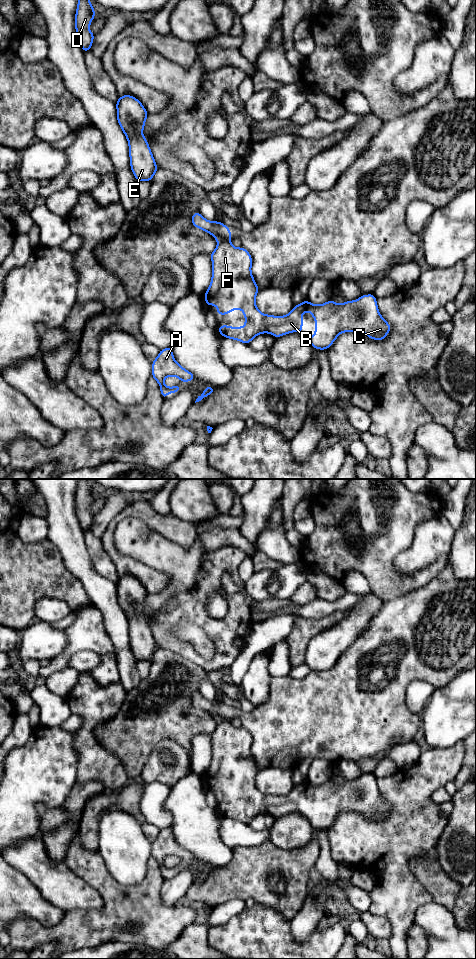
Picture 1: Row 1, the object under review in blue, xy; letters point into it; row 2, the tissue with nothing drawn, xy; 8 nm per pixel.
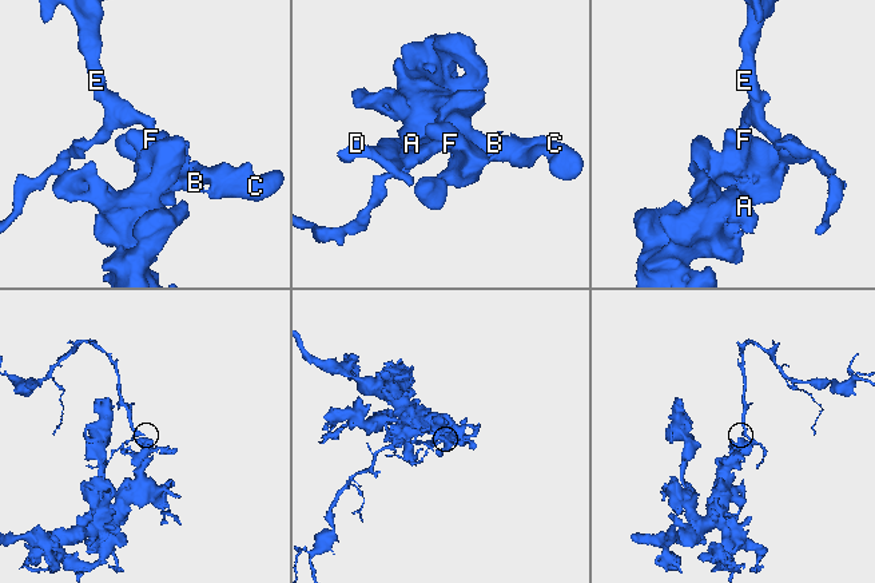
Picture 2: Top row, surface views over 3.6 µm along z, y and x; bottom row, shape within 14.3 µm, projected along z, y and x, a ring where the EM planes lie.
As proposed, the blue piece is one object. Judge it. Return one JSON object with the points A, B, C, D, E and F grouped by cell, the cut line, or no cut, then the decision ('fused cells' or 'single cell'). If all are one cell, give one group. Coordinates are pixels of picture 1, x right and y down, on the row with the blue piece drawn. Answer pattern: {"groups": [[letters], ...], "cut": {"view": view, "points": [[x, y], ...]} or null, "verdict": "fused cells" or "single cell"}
{"groups": [["A", "B", "C", "F"], ["D", "E"]], "cut": {"view": "xy", "points": [[229, 239], [218, 241]]}, "verdict": "fused cells"}

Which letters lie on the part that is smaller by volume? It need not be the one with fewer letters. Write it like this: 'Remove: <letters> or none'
Remove: D, E

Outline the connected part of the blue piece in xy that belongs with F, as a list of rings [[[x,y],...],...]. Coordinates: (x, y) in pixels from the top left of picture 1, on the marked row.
[[[221,240],[218,241],[216,249],[210,256],[212,259],[212,279],[204,295],[206,305],[216,305],[218,315],[230,314],[232,310],[241,309],[245,316],[244,327],[220,325],[218,331],[222,337],[249,344],[253,338],[261,333],[270,333],[275,338],[294,331],[302,333],[302,314],[305,311],[309,311],[315,318],[315,335],[307,337],[314,349],[326,350],[343,332],[366,333],[368,338],[380,341],[391,330],[390,324],[379,313],[377,298],[374,294],[362,295],[357,300],[346,301],[343,304],[337,304],[331,299],[324,304],[314,305],[305,300],[299,305],[295,305],[292,311],[285,316],[263,314],[255,304],[255,297],[260,289],[251,273],[252,257],[250,253],[243,247],[235,248],[230,240]]]

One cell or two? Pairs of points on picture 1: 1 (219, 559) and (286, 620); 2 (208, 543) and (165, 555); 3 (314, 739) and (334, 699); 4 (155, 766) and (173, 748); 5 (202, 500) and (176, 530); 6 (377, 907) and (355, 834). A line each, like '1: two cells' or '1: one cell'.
1: two cells
2: two cells
3: one cell
4: one cell
5: two cells
6: one cell

